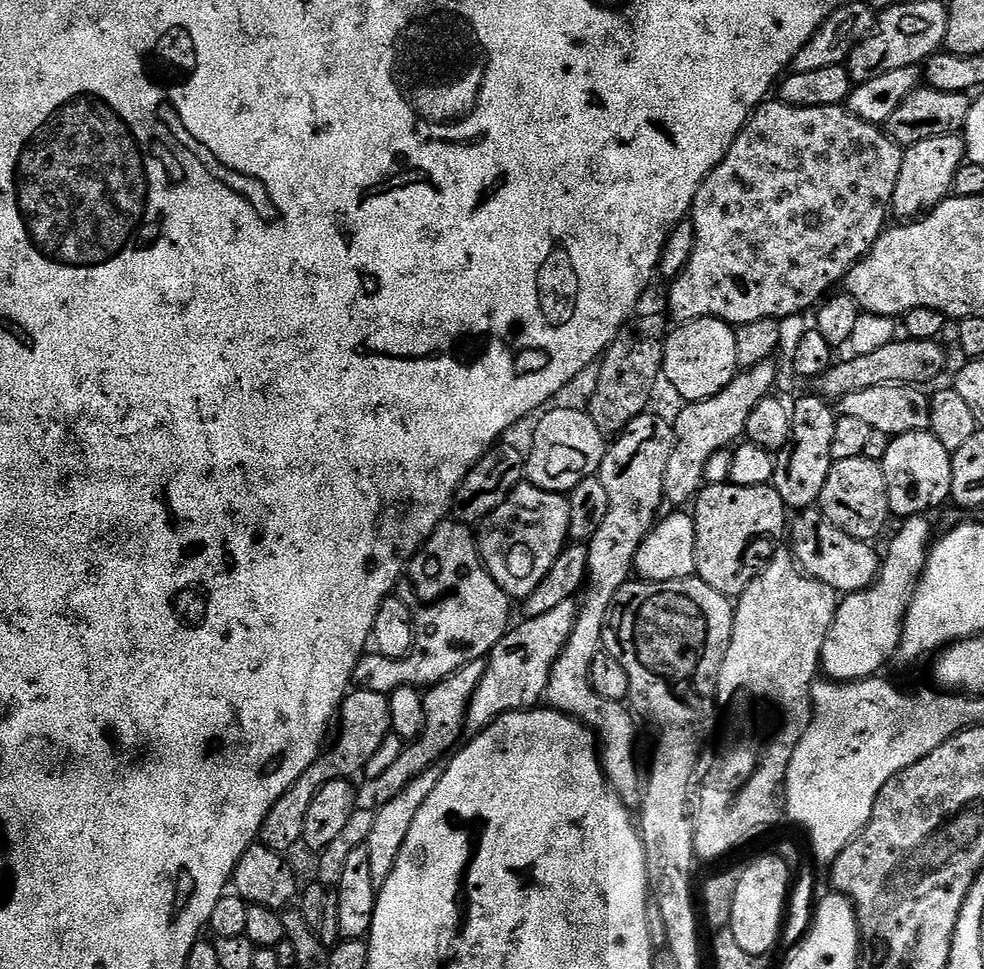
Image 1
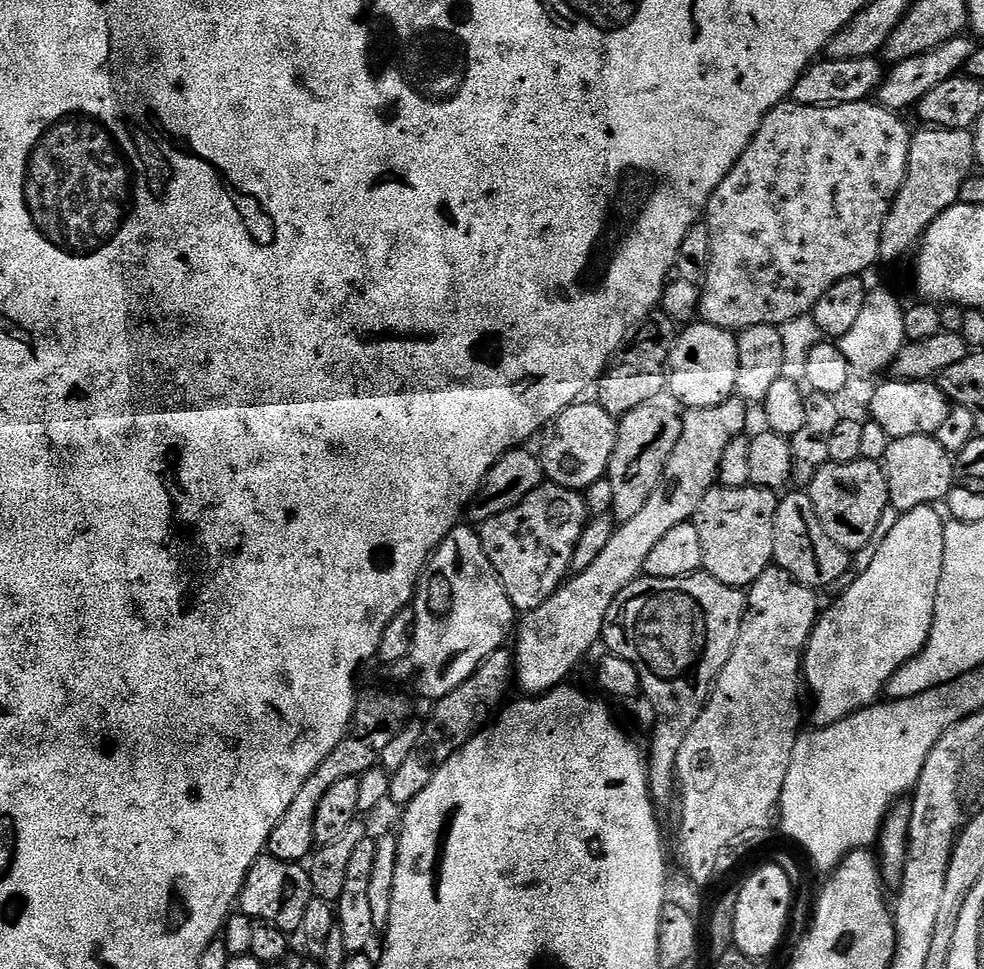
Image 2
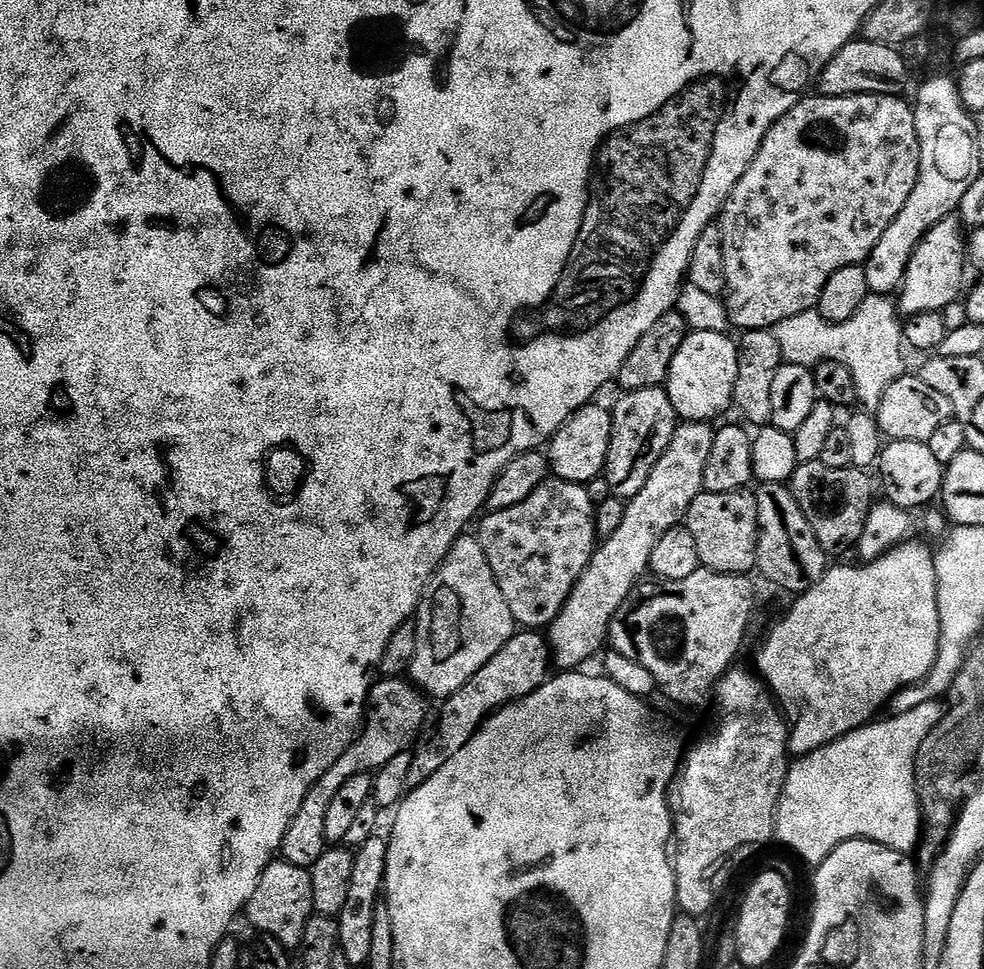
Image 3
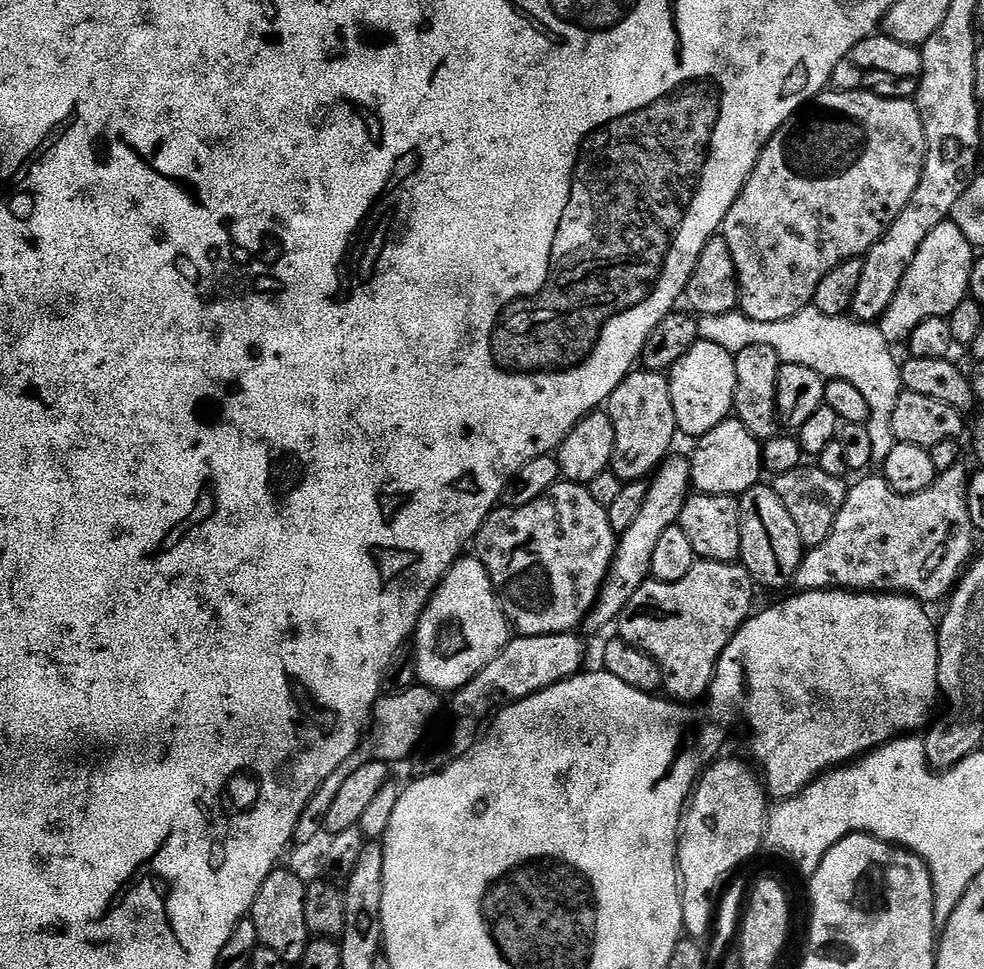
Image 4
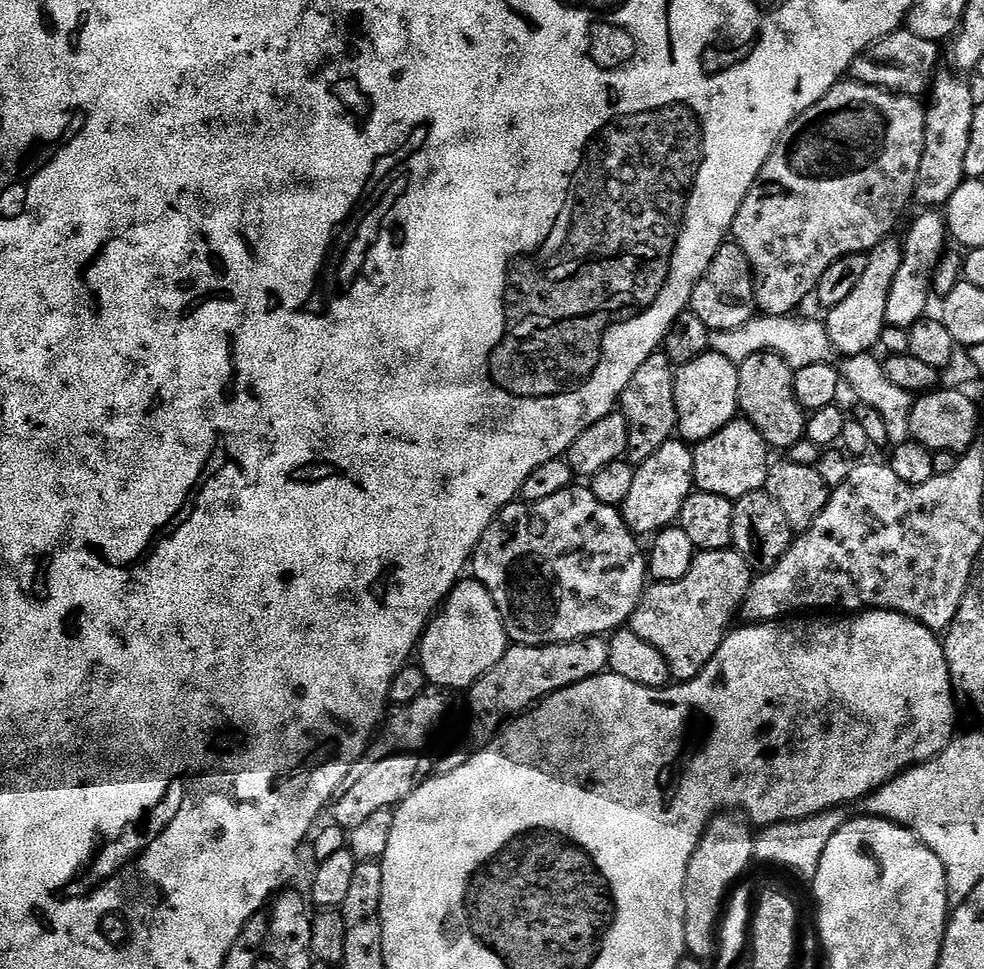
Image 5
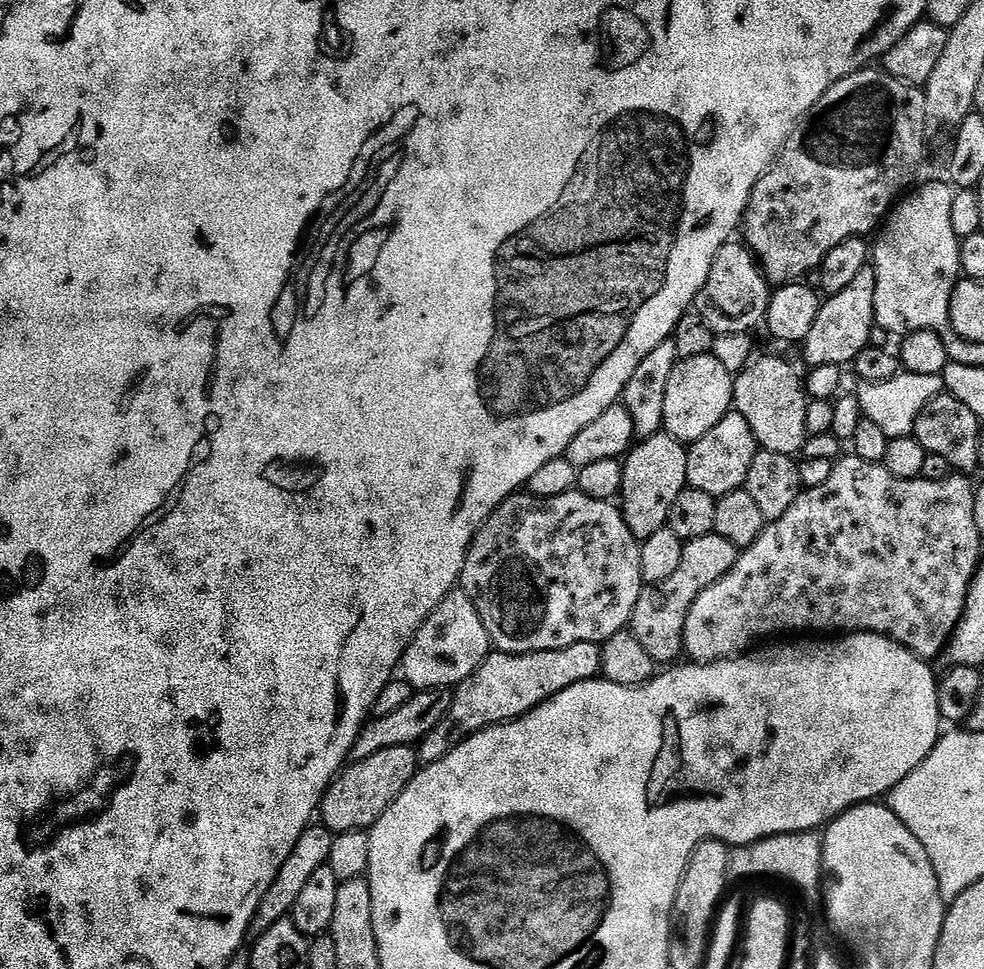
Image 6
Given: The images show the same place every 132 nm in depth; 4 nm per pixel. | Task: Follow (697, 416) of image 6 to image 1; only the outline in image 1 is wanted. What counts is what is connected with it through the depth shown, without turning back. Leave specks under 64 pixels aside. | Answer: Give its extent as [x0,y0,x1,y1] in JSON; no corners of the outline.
[664,316,738,402]

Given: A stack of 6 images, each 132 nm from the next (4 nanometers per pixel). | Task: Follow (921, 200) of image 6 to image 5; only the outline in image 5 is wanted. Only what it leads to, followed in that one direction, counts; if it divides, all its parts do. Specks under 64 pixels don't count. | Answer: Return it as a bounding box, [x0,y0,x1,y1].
[886,210,949,329]

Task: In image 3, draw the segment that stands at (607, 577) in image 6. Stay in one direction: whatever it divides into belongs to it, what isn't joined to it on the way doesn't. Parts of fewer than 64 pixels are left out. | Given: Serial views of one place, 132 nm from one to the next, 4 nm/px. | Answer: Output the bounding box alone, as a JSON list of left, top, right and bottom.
[479,478,598,630]

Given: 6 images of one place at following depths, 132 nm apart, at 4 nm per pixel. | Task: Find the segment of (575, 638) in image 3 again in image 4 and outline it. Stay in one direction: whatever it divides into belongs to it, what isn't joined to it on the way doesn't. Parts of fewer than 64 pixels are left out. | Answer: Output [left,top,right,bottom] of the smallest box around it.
[586,455,693,632]

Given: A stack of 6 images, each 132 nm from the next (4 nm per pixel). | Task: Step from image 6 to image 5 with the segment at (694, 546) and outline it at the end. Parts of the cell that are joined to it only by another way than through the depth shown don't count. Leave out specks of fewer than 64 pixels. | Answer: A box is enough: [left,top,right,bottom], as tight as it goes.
[631,548,754,681]

